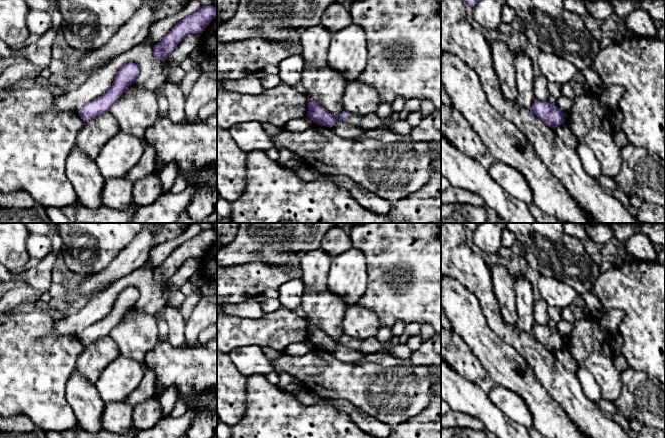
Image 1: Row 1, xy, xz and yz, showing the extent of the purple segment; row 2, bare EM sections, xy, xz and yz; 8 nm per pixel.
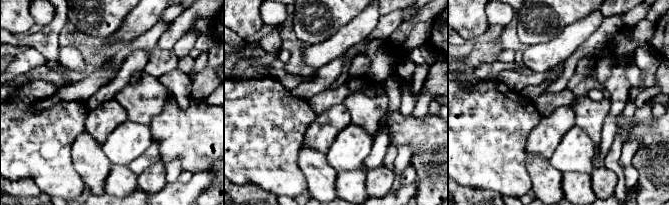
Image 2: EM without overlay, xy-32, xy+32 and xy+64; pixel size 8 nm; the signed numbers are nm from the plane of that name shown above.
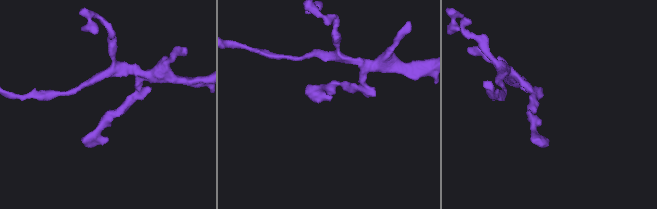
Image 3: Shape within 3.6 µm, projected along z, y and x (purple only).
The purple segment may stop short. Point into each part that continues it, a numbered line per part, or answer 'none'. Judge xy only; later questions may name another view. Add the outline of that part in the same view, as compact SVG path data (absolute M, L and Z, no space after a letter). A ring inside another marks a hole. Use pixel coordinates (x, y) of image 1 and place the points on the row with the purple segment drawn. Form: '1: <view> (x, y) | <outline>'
none

